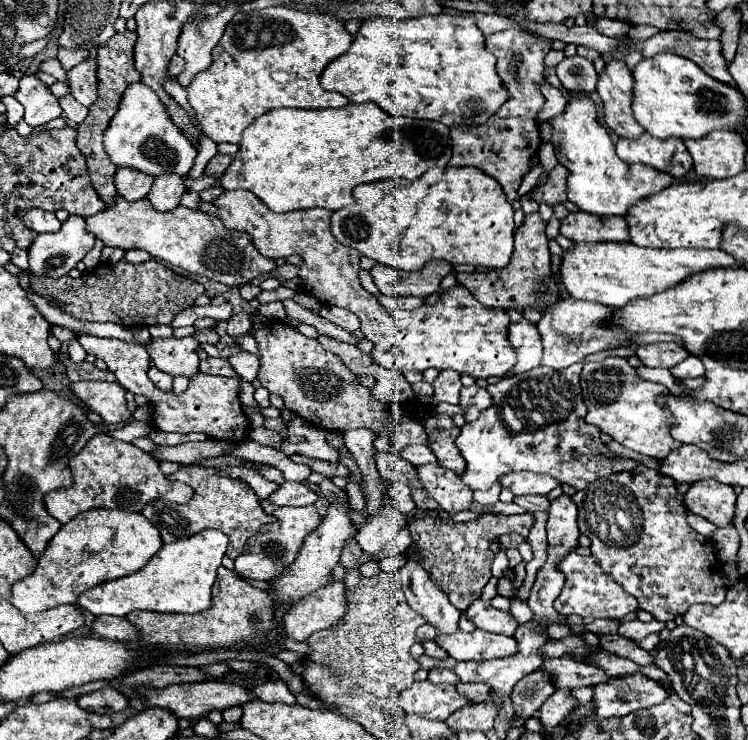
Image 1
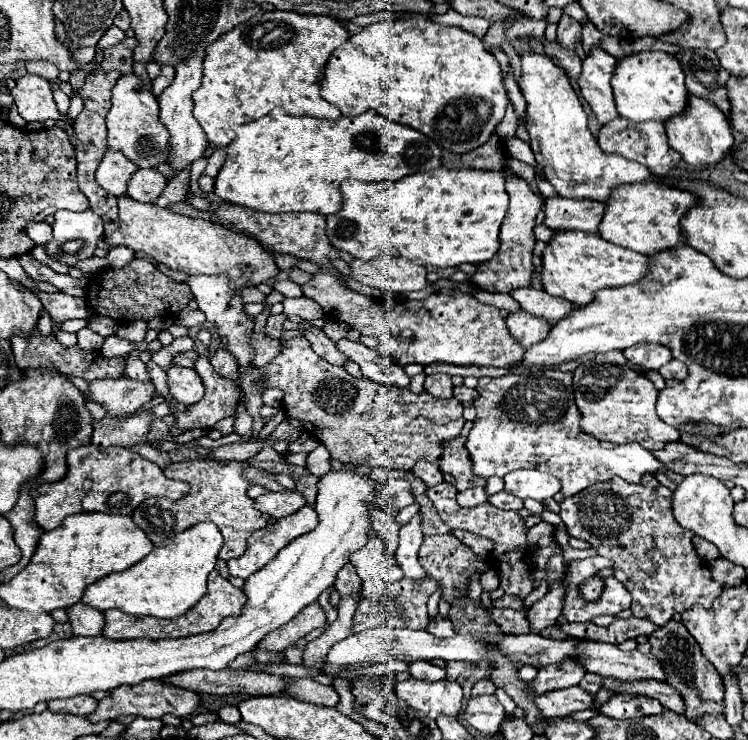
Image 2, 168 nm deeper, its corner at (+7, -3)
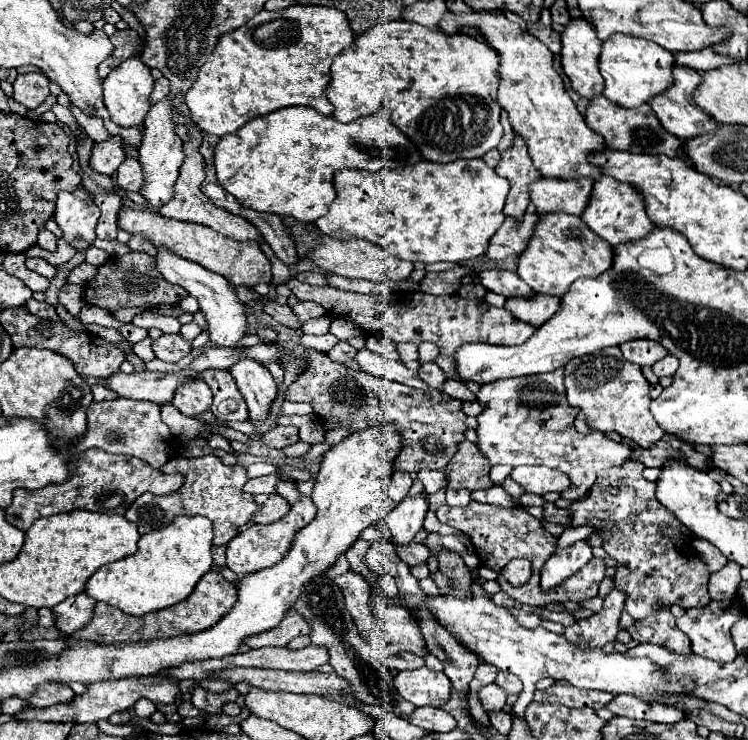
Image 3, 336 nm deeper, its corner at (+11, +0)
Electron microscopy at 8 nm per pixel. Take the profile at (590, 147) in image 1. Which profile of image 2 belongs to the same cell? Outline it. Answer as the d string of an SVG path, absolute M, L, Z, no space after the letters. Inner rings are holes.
M530 50L520 52L522 56L522 78L520 88L528 102L528 134L530 148L536 156L536 162L542 164L546 180L554 186L558 196L576 198L576 200L596 200L606 202L614 188L622 184L648 182L652 172L640 162L628 162L616 154L604 154L598 146L598 140L588 130L588 116L582 108L582 102L574 88L570 86L564 70L554 66L550 56L536 54Z

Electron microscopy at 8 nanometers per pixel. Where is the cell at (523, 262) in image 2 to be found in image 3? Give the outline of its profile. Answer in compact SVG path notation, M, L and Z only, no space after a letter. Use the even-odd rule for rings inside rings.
M520 135L514 137L514 143L510 149L500 153L500 161L494 167L494 171L500 177L510 181L510 193L506 197L504 213L520 221L530 203L528 185L540 177L538 169L532 165L532 159L528 157L526 141Z

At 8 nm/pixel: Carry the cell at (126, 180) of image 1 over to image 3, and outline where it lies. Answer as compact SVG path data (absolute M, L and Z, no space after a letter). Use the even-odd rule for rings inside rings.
M114 135L106 141L94 143L94 147L90 151L90 167L98 173L104 173L104 175L116 173L118 165L124 159L126 159L126 153L122 151L122 141L118 135Z

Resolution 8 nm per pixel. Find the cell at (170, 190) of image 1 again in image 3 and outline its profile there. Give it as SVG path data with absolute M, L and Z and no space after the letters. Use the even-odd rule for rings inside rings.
M126 157L120 167L118 167L118 185L128 191L140 191L142 185L142 173L140 173L140 163L132 157Z

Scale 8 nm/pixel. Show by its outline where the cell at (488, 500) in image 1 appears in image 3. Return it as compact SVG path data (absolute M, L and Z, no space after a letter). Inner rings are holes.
M448 489L446 491L446 503L450 507L464 507L470 501L472 499L470 499L470 491L468 489Z

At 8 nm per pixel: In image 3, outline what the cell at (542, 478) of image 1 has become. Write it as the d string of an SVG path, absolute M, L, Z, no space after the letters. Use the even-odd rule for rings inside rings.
M514 467L512 469L512 479L524 487L528 493L562 493L570 487L570 479L566 473L560 473L558 469L548 469L548 467Z

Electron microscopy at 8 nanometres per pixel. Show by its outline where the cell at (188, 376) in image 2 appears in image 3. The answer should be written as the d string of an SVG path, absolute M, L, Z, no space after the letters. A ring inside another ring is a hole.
M192 381L192 385L182 385L172 399L172 405L180 409L186 417L200 417L202 413L210 411L212 405L212 391L208 385L200 381Z

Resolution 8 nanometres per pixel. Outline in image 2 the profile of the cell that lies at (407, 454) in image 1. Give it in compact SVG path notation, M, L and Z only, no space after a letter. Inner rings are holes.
M416 460L412 474L416 474L418 478L424 480L426 486L436 486L442 480L442 472L438 468L436 462L428 462L428 460Z

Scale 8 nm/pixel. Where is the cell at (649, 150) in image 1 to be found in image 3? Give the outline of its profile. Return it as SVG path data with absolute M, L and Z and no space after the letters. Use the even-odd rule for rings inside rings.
M598 95L598 97L590 99L584 117L586 117L586 123L596 133L600 133L604 137L604 143L612 149L630 151L630 153L652 153L652 155L664 153L668 157L676 157L678 147L682 145L682 141L676 135L668 133L660 125L656 113L652 113L652 107L648 103L636 107L636 109L620 109L620 105L612 105L604 95Z

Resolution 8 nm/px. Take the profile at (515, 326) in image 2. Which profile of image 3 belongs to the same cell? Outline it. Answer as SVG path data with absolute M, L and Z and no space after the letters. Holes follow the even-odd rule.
M534 293L532 297L508 297L504 305L516 319L522 319L534 327L546 323L560 307L560 297Z

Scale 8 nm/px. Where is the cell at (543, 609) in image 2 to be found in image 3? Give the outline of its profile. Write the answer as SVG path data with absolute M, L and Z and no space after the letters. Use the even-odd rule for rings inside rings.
M588 539L576 541L566 549L556 549L554 555L542 565L542 587L544 591L556 587L560 581L568 579L576 569L582 569L592 559L592 545Z

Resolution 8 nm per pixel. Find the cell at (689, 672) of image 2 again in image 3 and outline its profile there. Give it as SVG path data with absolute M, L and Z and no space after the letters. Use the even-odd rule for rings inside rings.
M662 607L656 615L650 615L650 617L636 621L626 631L638 643L656 643L656 645L668 647L676 653L690 653L688 635L680 633L680 629L676 629L674 621L676 619L668 611L668 607Z

